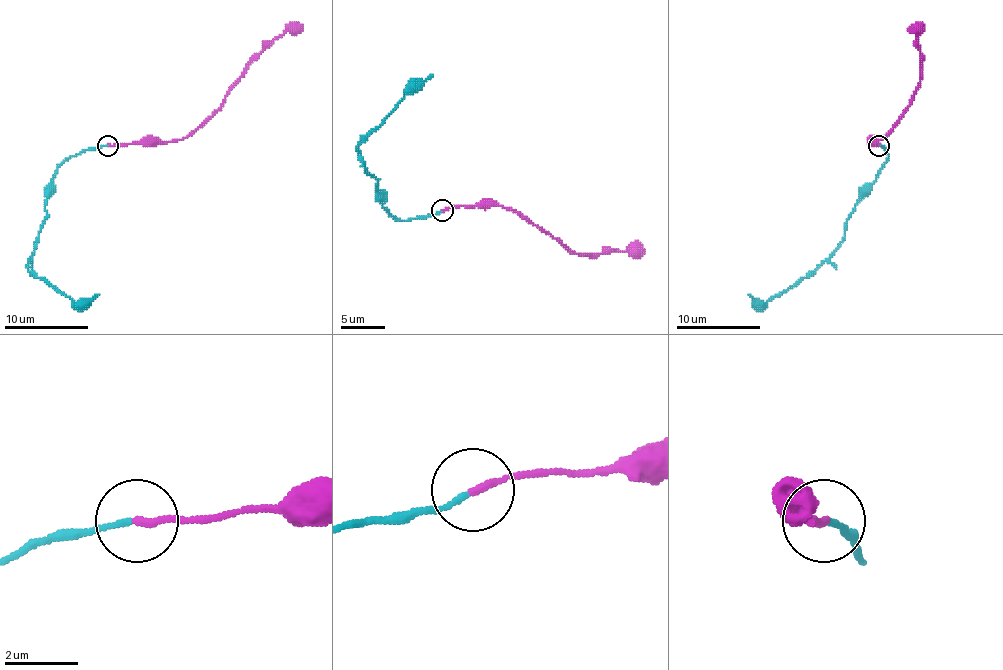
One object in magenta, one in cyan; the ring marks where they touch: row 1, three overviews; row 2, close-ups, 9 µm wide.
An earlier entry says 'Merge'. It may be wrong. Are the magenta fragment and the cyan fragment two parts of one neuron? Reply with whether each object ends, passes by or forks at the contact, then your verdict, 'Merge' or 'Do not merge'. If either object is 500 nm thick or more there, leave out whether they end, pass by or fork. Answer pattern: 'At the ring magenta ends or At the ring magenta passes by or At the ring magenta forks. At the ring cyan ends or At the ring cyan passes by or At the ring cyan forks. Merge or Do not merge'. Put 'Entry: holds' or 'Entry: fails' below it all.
At the ring magenta ends. At the ring cyan ends. Merge
Entry: holds

